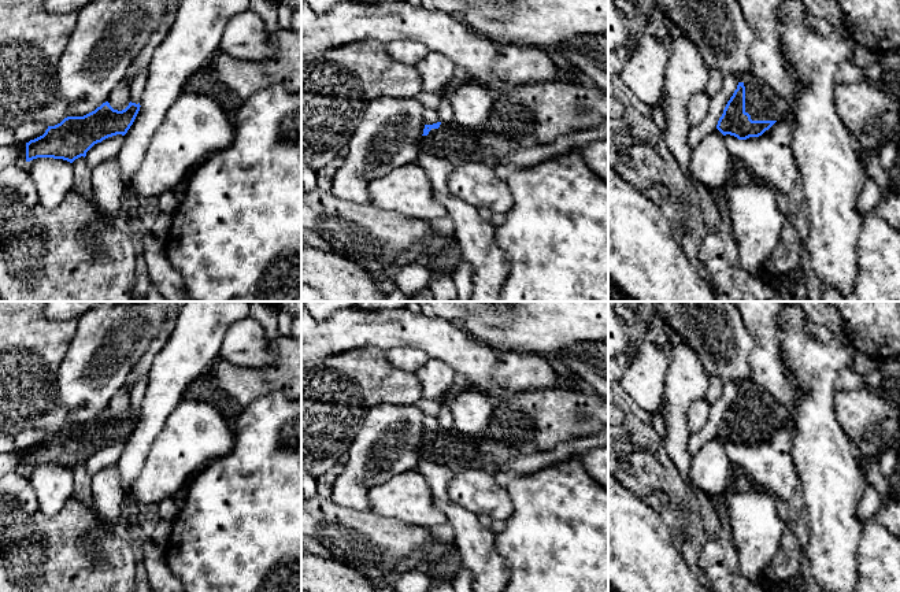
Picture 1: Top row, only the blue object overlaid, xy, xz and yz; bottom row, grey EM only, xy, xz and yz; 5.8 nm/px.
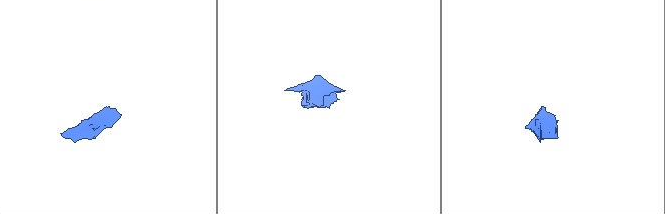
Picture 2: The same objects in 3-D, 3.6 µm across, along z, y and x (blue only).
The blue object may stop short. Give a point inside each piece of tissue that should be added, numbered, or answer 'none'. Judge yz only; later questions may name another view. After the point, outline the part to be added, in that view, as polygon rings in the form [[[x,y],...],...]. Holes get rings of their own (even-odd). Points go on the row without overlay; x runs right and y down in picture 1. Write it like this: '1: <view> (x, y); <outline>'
1: yz (762, 410); [[[753,381],[740,385],[745,393],[745,419],[752,428],[779,428],[789,417],[789,408]]]

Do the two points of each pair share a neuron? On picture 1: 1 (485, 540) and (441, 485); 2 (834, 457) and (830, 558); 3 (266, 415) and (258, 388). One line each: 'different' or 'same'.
1: same
2: same
3: different

